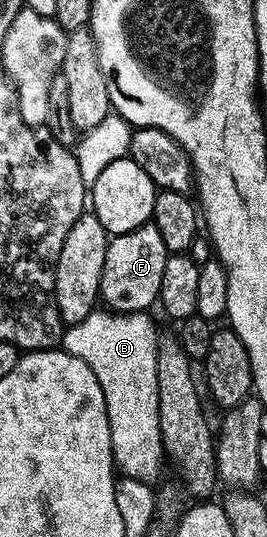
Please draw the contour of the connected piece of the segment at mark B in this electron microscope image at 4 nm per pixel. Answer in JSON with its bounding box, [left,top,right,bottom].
[60,312,163,484]

